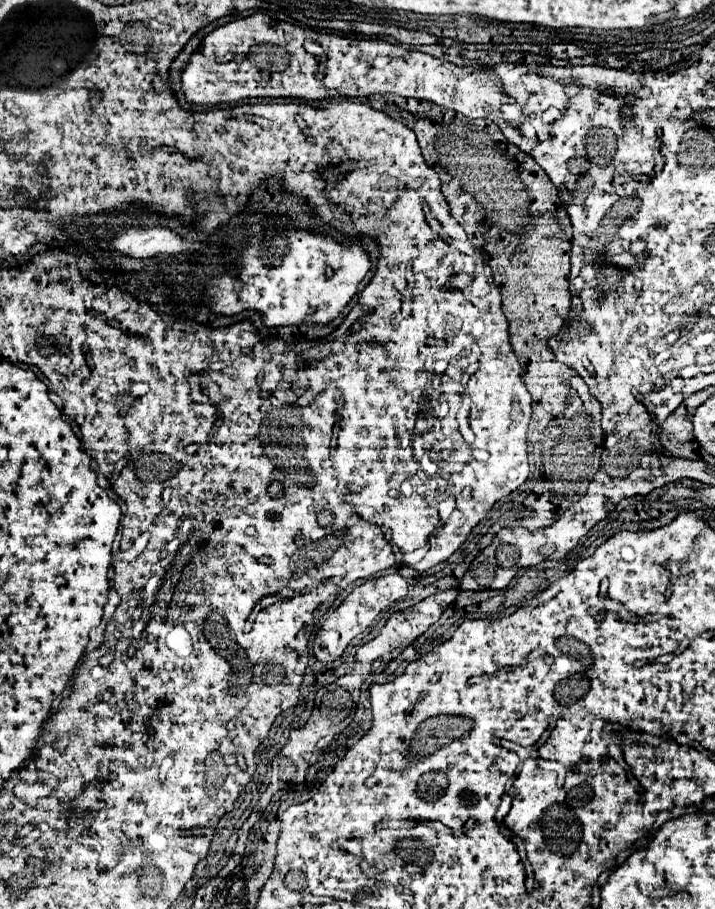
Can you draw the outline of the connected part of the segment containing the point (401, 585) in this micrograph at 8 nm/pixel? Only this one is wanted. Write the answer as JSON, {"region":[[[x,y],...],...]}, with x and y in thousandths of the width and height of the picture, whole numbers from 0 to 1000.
{"region":[[[547,630],[547,633],[536,633],[536,635],[524,635],[524,637],[513,637],[508,644],[497,646],[491,650],[491,655],[452,683],[452,688],[446,690],[441,703],[438,703],[438,721],[449,727],[449,729],[466,729],[471,727],[483,712],[488,710],[488,705],[508,696],[522,683],[524,679],[541,670],[547,663],[564,659],[569,655],[569,639],[555,633],[555,630]]]}

